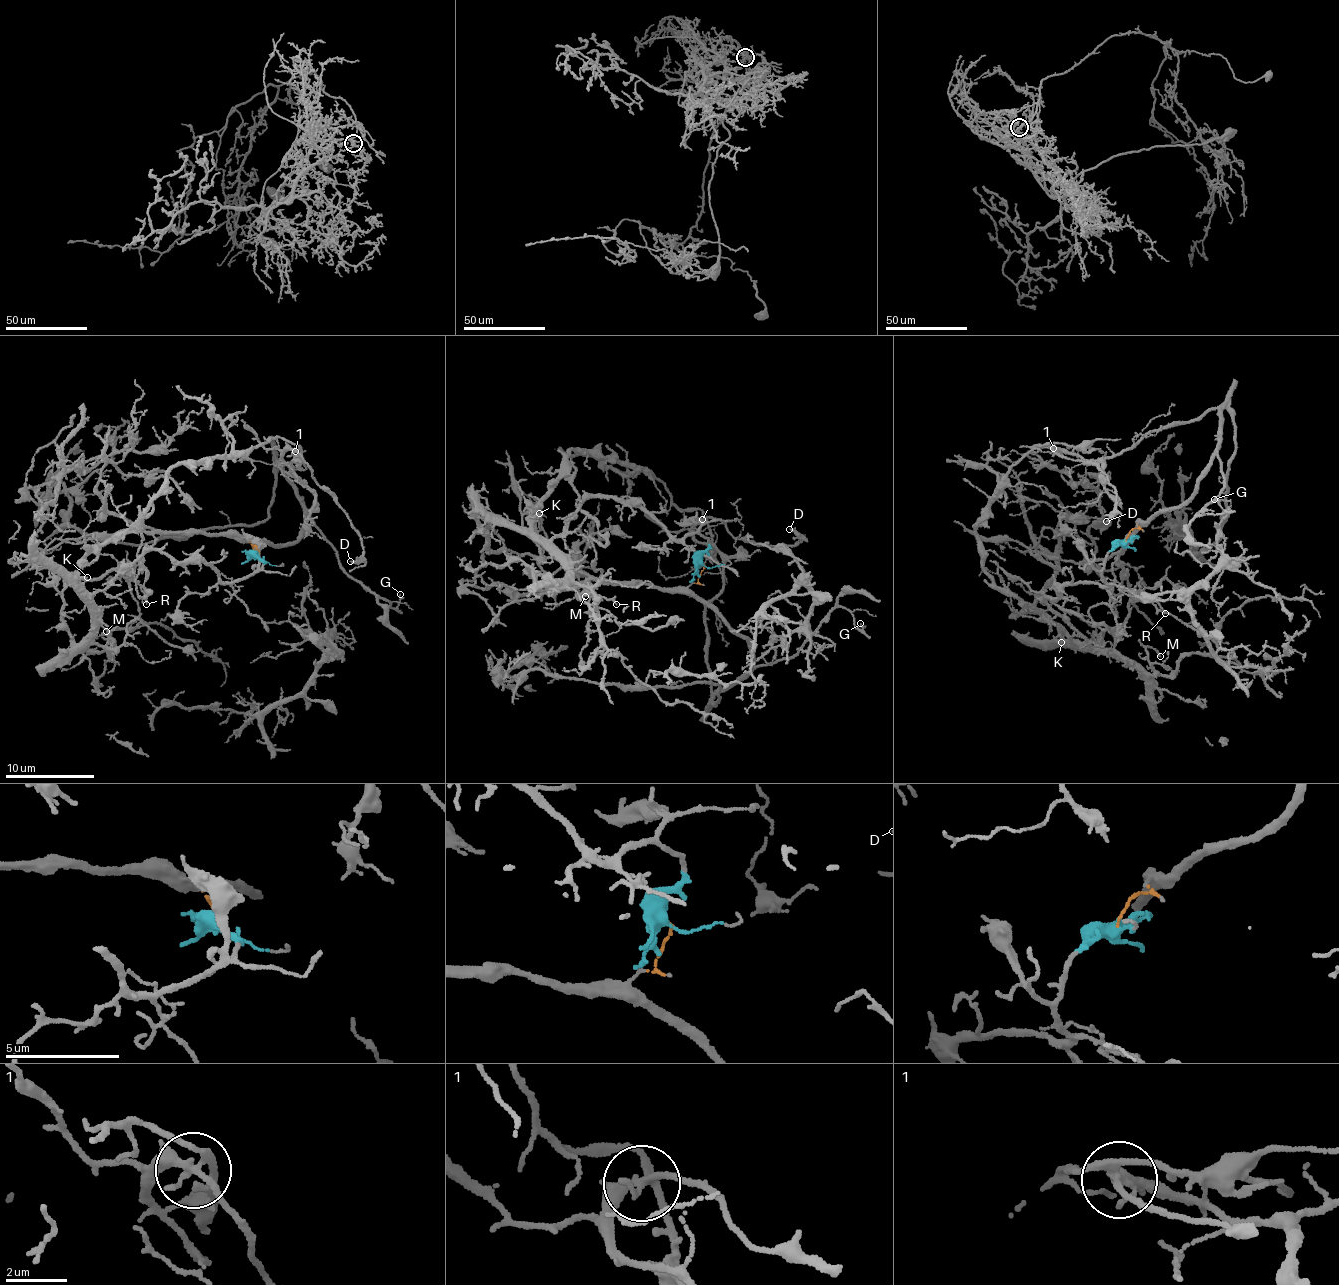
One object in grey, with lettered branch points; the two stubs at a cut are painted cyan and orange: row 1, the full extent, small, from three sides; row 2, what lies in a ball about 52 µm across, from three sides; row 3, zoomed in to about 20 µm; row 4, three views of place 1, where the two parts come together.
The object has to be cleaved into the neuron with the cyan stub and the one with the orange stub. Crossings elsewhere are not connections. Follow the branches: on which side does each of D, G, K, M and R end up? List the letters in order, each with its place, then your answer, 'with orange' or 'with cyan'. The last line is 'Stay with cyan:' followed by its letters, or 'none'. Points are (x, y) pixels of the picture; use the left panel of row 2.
D: (350, 561) | with orange
G: (400, 594) | with orange
K: (87, 577) | with cyan
M: (106, 631) | with cyan
R: (146, 604) | with cyan
Stay with cyan: K, M, R

